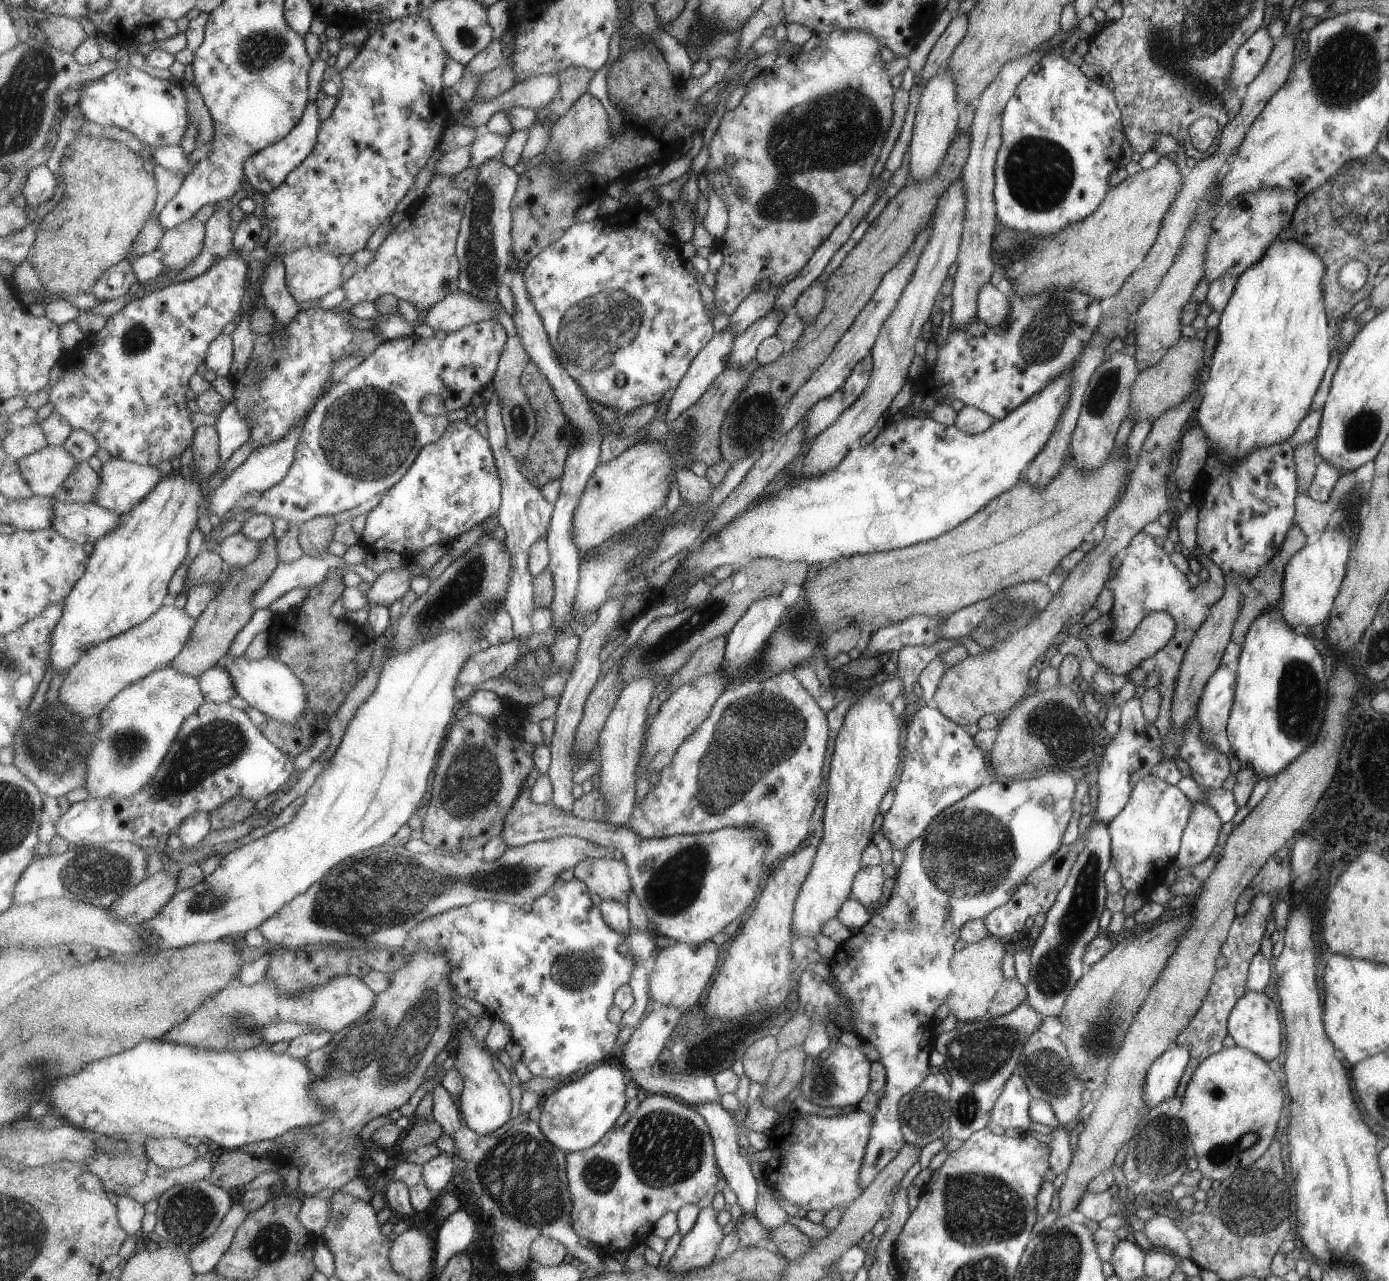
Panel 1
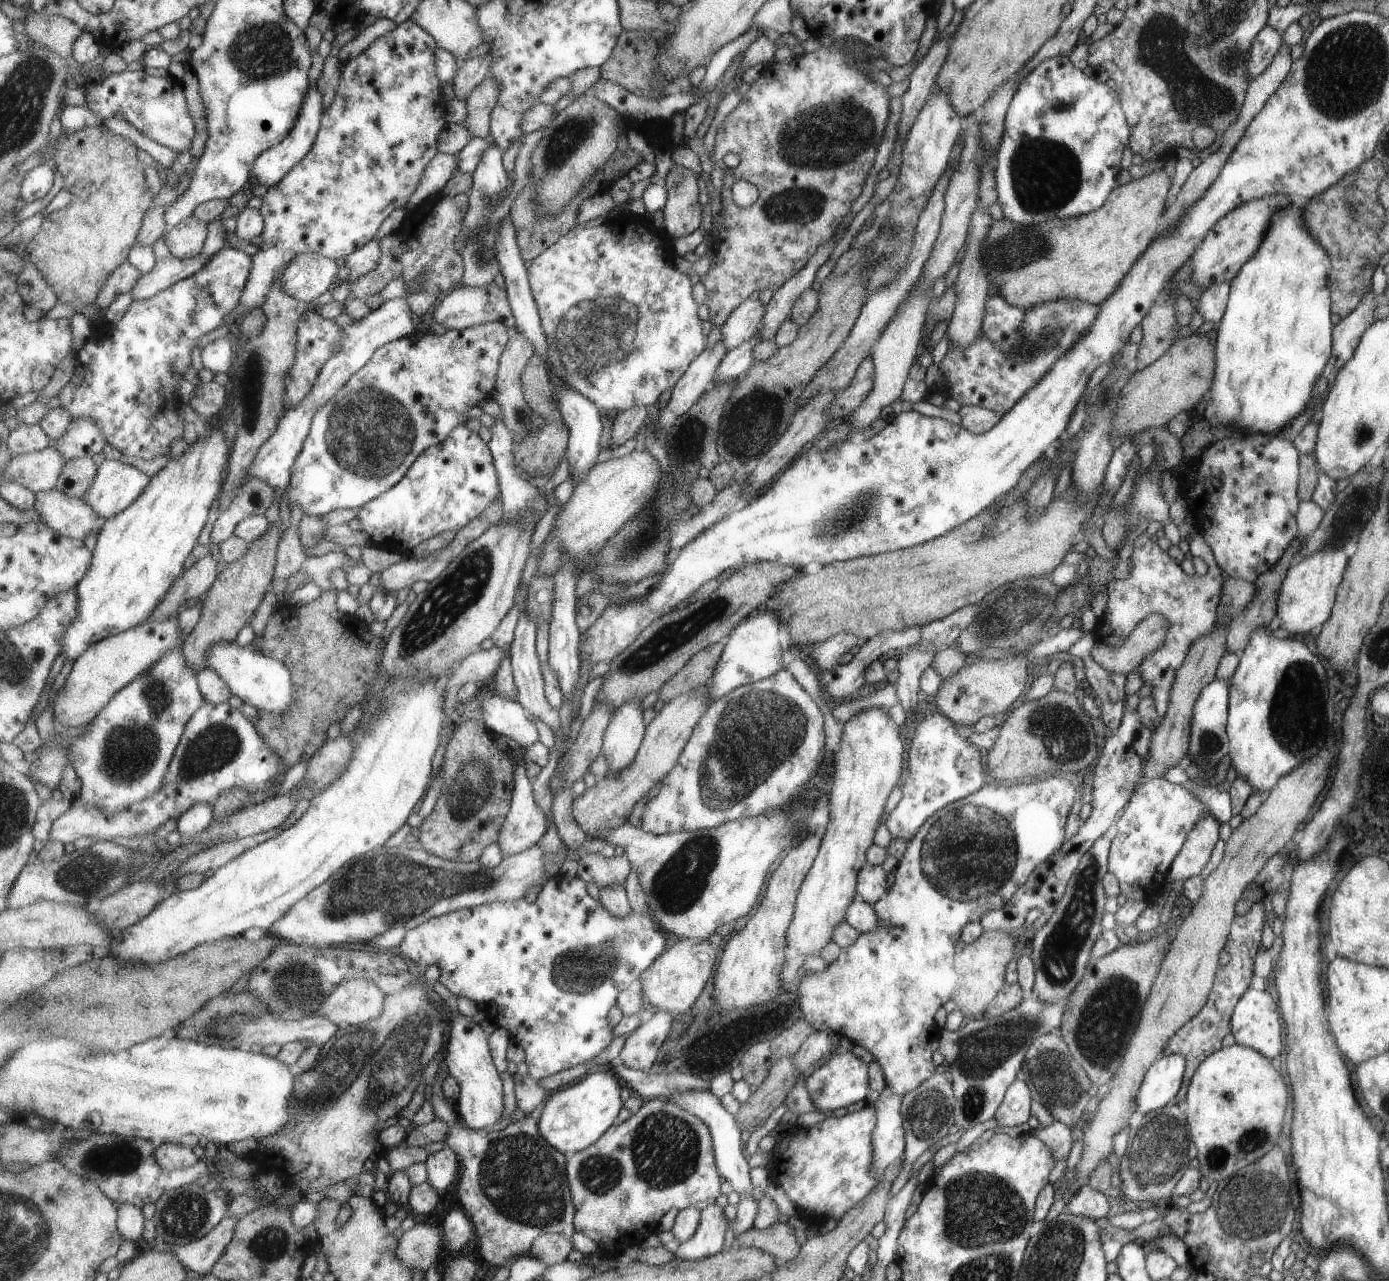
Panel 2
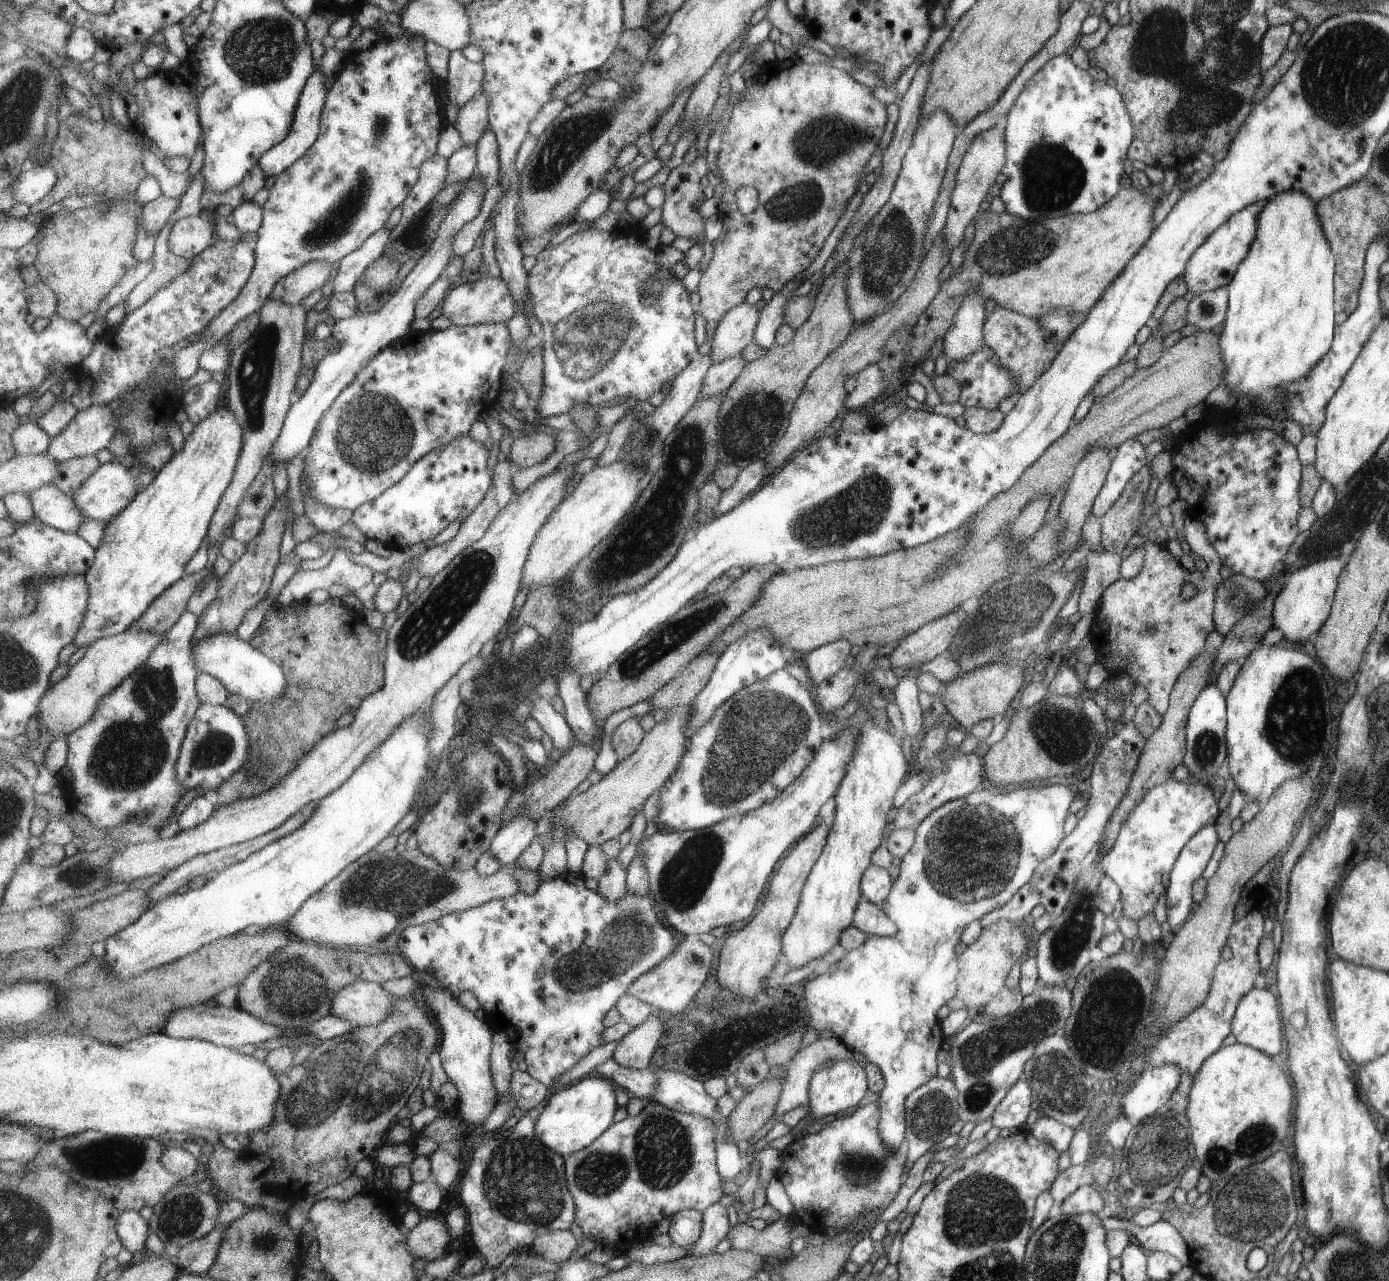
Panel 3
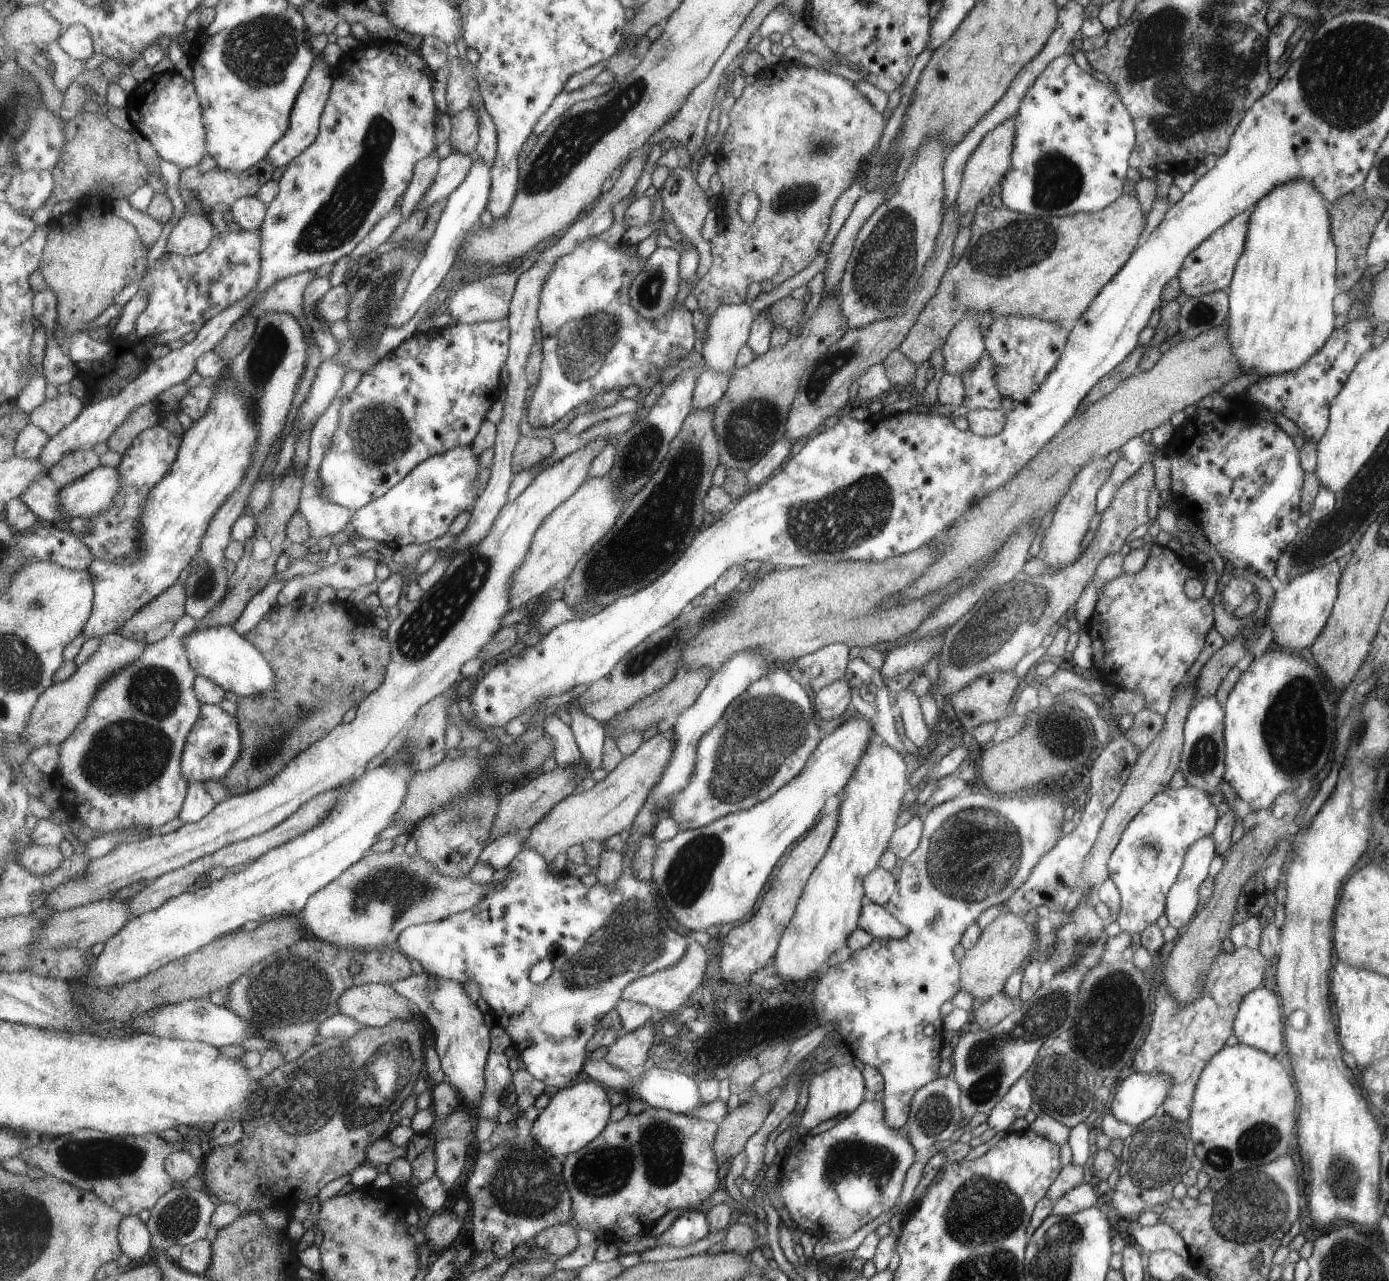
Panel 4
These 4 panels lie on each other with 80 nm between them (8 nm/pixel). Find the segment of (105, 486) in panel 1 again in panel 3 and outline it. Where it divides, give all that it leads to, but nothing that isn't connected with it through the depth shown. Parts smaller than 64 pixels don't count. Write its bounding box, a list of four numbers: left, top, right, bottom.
[72,463,139,521]

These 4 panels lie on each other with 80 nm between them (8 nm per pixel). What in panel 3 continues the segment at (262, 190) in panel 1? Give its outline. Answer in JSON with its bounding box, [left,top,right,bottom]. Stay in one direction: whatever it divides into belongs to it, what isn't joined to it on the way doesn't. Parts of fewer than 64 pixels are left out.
[259,68,328,176]

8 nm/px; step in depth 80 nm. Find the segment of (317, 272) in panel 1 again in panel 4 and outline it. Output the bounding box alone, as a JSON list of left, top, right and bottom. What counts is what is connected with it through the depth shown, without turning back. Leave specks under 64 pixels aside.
[248,270,319,319]

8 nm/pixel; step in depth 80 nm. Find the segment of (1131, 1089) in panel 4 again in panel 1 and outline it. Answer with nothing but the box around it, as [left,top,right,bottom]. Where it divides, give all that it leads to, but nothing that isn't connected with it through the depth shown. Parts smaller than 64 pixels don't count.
[1144,1042,1188,1111]

